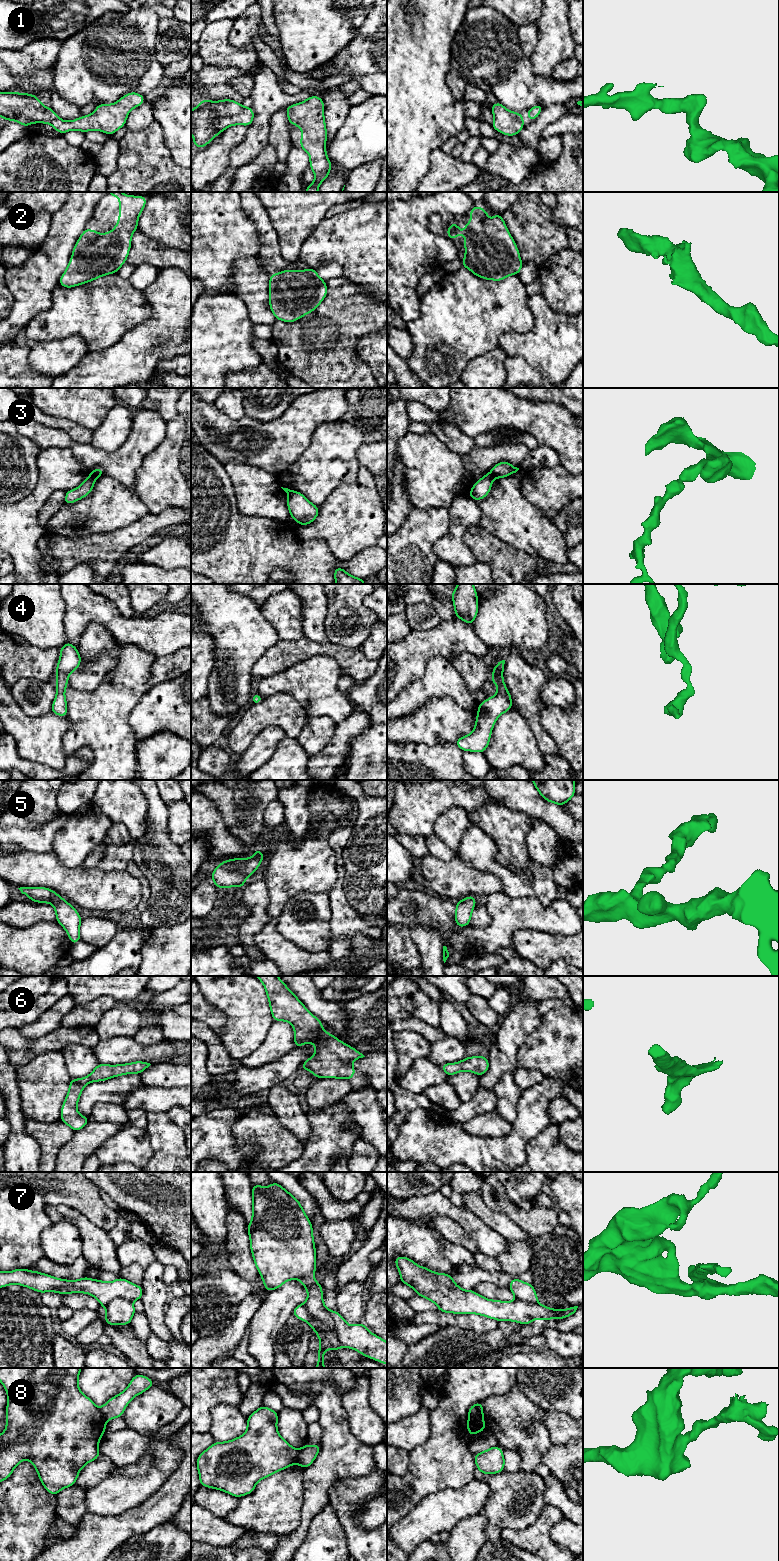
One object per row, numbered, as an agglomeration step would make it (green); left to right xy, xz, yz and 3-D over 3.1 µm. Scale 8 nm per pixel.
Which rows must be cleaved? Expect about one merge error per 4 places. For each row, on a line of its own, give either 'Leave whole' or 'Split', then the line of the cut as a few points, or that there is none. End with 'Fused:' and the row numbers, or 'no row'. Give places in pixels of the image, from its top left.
1: Leave whole. No split
2: Leave whole. No split
3: Split. Split along xy (91, 472), (96, 477)
4: Leave whole. No split
5: Leave whole. No split
6: Leave whole. No split
7: Split. Split along xz (328, 1310), (333, 1323), (333, 1329), (341, 1346)
8: Split. Split along yz (469, 1413), (482, 1416)
Fused: 3, 7, 8

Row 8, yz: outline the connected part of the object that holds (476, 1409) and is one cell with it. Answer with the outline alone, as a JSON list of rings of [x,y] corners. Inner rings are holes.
[[[482,1401],[473,1404],[469,1409],[468,1413],[470,1415],[482,1415],[484,1414],[483,1407],[482,1407]]]

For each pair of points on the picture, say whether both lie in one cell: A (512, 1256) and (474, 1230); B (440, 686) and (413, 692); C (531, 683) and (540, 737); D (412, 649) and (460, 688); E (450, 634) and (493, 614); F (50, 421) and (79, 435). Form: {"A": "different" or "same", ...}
{"A": "different", "B": "same", "C": "same", "D": "different", "E": "different", "F": "same"}

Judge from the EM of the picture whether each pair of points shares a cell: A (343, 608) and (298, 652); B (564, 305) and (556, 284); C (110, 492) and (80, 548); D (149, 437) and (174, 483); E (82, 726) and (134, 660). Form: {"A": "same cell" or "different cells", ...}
{"A": "different cells", "B": "same cell", "C": "different cells", "D": "different cells", "E": "same cell"}

